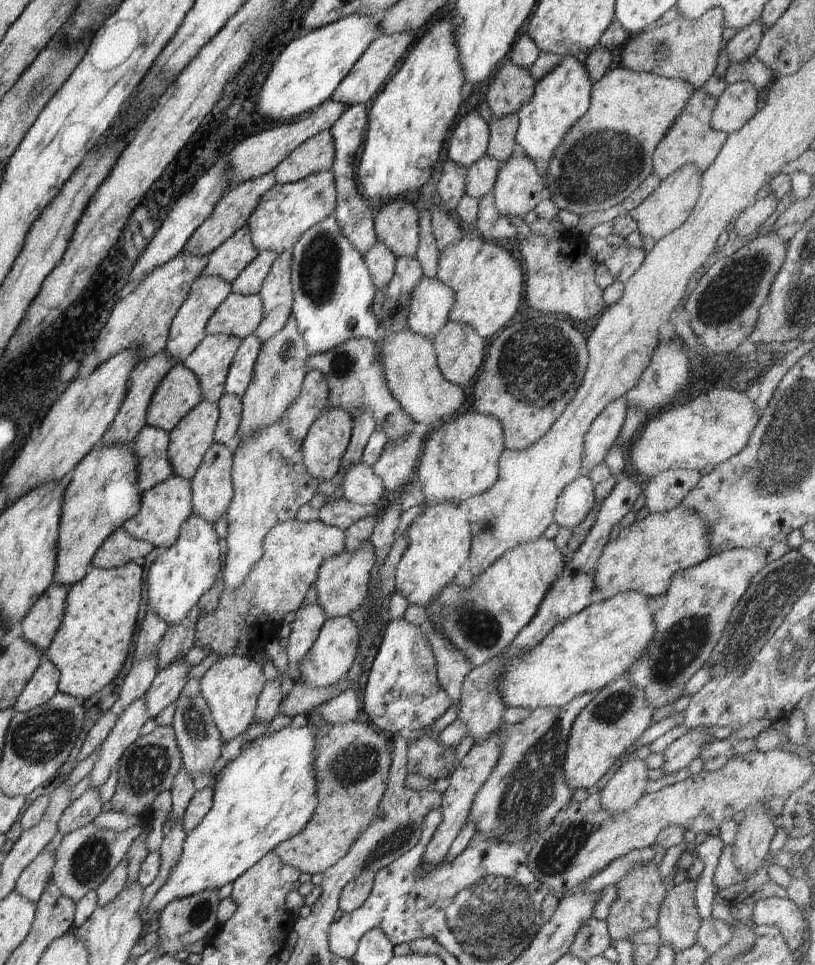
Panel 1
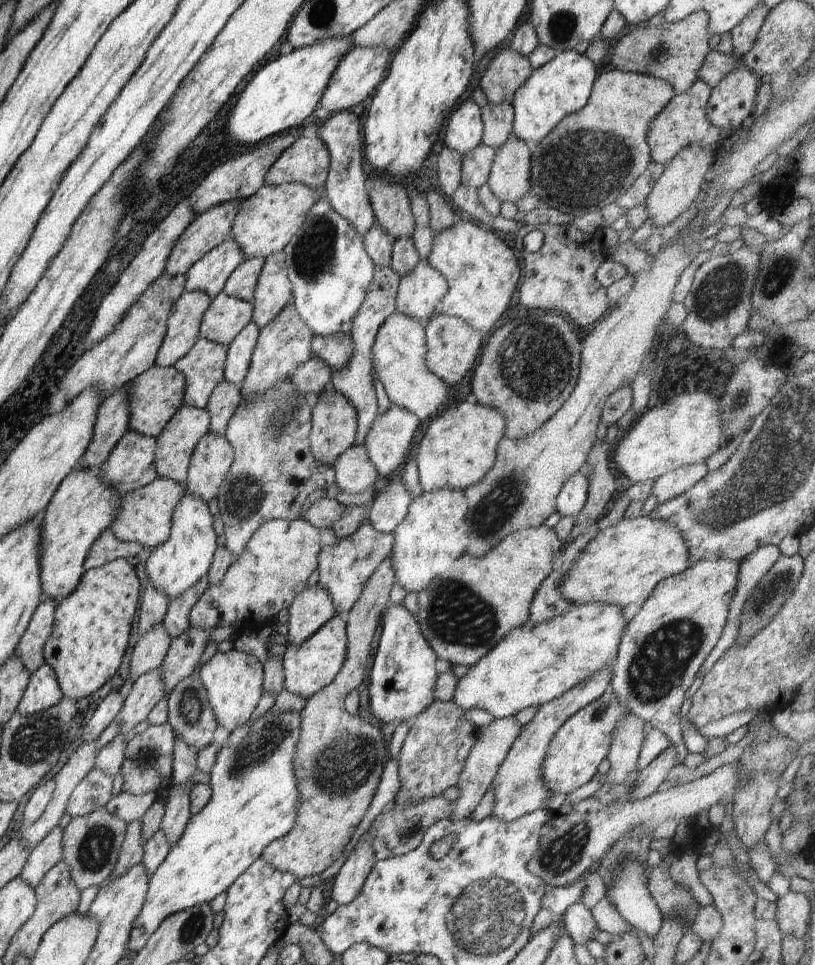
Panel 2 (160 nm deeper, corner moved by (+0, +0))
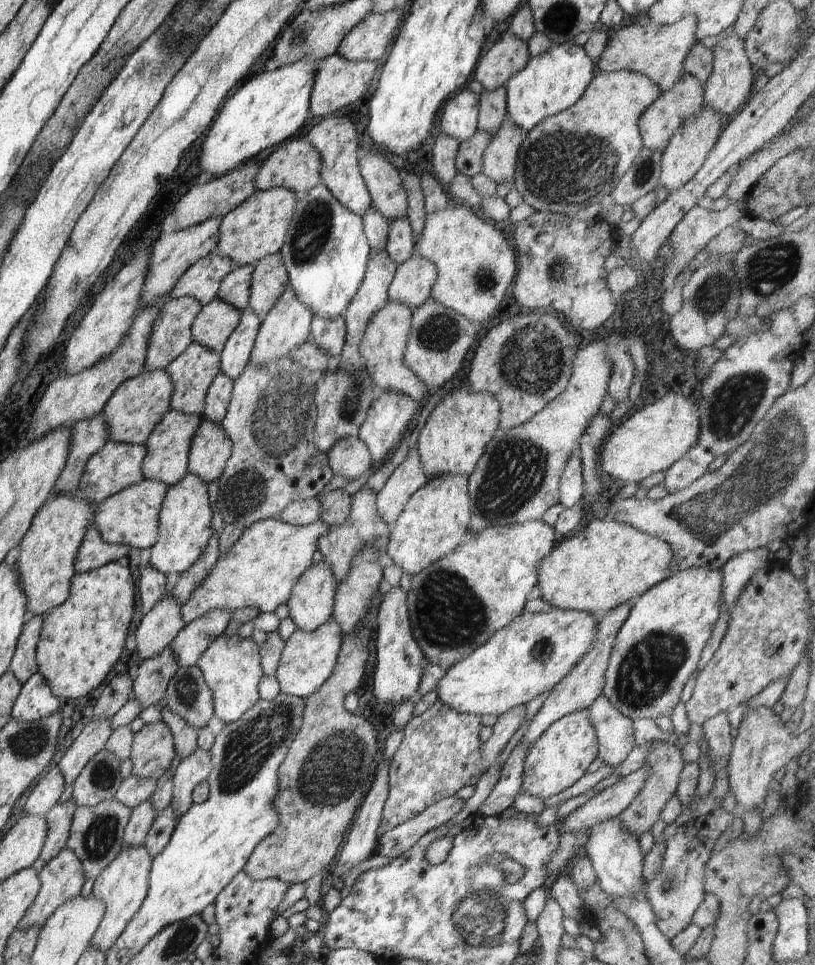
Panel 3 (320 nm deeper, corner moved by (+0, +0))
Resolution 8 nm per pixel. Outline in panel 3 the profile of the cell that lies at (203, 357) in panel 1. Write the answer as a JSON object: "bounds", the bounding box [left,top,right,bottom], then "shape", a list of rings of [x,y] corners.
{"bounds":[165,342,221,415],"shape":[[[192,342],[178,358],[176,358],[165,370],[166,374],[172,378],[174,382],[174,392],[170,398],[171,411],[187,414],[203,415],[205,397],[208,388],[214,382],[214,378],[221,373],[221,358],[220,353],[205,348],[198,342]]]}

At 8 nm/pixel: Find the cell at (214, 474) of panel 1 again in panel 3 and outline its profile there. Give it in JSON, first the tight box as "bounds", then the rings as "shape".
{"bounds":[188,417,232,484],"shape":[[[202,417],[202,422],[198,426],[197,434],[192,438],[192,446],[190,446],[188,473],[196,474],[204,484],[211,484],[222,476],[226,462],[232,454],[232,442],[222,430],[221,426],[206,420]]]}

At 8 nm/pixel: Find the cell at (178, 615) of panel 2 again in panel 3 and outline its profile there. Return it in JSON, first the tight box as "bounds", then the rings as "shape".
{"bounds":[170,531,219,606],"shape":[[[214,531],[201,557],[179,574],[176,585],[170,592],[179,600],[181,606],[190,600],[191,592],[194,592],[196,587],[205,580],[205,576],[216,564],[219,553],[219,535]]]}

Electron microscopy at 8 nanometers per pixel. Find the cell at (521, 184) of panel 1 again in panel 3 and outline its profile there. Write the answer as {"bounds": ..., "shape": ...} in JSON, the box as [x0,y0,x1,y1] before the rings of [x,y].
{"bounds":[482,123,527,184],"shape":[[[502,123],[482,154],[482,172],[496,184],[512,182],[519,146],[527,132],[514,123]]]}

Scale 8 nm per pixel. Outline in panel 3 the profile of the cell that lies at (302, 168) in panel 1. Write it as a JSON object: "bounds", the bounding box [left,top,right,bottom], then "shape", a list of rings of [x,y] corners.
{"bounds":[254,137,323,195],"shape":[[[294,137],[287,139],[274,150],[273,154],[270,154],[266,160],[263,161],[262,166],[256,174],[256,180],[254,186],[257,190],[271,190],[274,188],[288,188],[292,192],[296,192],[300,195],[310,192],[312,188],[323,185],[323,181],[320,175],[322,168],[322,158],[318,153],[318,150],[306,142],[305,138]]]}

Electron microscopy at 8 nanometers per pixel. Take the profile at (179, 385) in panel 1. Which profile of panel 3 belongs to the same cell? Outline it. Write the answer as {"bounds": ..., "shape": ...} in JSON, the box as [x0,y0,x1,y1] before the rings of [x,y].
{"bounds":[104,369,174,445],"shape":[[[165,369],[143,371],[134,378],[122,382],[104,406],[104,420],[108,426],[108,439],[125,444],[146,445],[151,432],[171,410],[170,398],[174,382]]]}

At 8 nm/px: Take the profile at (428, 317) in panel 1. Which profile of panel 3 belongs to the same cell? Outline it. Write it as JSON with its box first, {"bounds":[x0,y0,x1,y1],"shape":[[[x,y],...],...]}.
{"bounds":[388,257,437,309],"shape":[[[410,257],[397,266],[388,297],[390,301],[402,303],[411,309],[422,306],[424,302],[431,300],[431,288],[436,277],[437,268],[427,258]]]}

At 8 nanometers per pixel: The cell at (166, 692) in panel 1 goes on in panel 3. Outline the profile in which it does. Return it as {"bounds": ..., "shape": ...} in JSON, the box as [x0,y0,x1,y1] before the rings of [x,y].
{"bounds":[170,609,231,667],"shape":[[[222,609],[210,610],[180,630],[170,644],[180,667],[191,667],[197,664],[208,645],[224,634],[230,622],[231,613]]]}

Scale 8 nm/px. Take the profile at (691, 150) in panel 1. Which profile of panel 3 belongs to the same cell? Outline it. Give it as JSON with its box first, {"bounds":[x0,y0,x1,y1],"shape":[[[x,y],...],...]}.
{"bounds":[638,72,705,152],"shape":[[[686,72],[682,73],[674,86],[670,90],[662,91],[658,98],[655,98],[654,102],[651,102],[650,106],[647,106],[640,115],[638,126],[643,146],[662,152],[668,146],[674,130],[687,118],[697,115],[697,112],[704,106],[704,93],[705,87],[695,76]]]}

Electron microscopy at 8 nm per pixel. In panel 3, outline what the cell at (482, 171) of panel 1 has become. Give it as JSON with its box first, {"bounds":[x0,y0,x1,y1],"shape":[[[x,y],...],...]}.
{"bounds":[455,130,491,179],"shape":[[[477,130],[469,139],[459,144],[455,158],[457,172],[469,179],[482,170],[482,154],[490,142],[491,136],[483,130]]]}

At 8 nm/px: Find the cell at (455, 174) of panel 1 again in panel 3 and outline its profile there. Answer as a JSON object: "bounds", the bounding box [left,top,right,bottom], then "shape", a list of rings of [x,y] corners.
{"bounds":[432,132,460,188],"shape":[[[441,132],[432,146],[432,166],[434,166],[438,180],[446,188],[458,173],[455,158],[460,143],[458,139]]]}

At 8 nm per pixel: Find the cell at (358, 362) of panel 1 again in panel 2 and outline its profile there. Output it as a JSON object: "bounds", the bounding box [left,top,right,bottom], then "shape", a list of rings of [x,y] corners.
{"bounds":[311,334,354,370],"shape":[[[334,334],[334,336],[313,336],[311,350],[314,357],[326,362],[331,370],[342,370],[348,366],[352,354],[354,354],[354,340],[346,334]]]}

